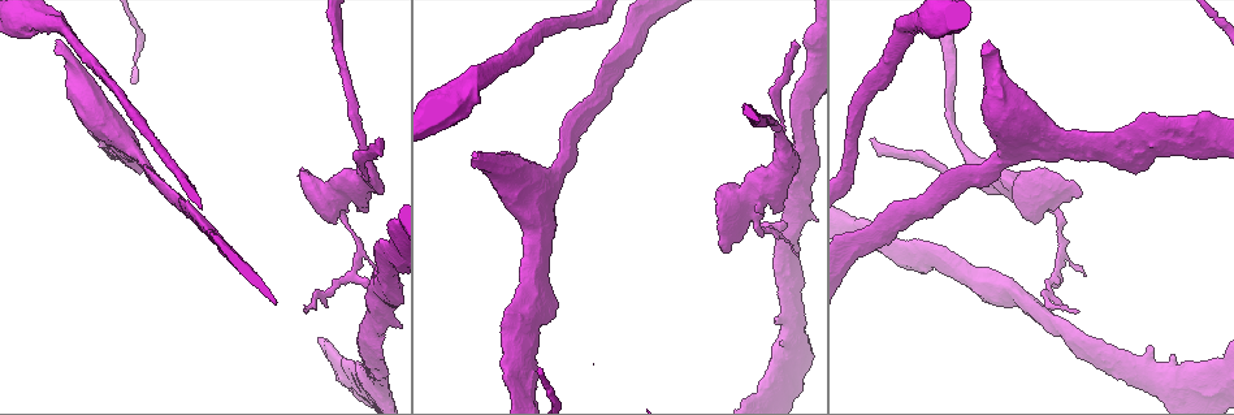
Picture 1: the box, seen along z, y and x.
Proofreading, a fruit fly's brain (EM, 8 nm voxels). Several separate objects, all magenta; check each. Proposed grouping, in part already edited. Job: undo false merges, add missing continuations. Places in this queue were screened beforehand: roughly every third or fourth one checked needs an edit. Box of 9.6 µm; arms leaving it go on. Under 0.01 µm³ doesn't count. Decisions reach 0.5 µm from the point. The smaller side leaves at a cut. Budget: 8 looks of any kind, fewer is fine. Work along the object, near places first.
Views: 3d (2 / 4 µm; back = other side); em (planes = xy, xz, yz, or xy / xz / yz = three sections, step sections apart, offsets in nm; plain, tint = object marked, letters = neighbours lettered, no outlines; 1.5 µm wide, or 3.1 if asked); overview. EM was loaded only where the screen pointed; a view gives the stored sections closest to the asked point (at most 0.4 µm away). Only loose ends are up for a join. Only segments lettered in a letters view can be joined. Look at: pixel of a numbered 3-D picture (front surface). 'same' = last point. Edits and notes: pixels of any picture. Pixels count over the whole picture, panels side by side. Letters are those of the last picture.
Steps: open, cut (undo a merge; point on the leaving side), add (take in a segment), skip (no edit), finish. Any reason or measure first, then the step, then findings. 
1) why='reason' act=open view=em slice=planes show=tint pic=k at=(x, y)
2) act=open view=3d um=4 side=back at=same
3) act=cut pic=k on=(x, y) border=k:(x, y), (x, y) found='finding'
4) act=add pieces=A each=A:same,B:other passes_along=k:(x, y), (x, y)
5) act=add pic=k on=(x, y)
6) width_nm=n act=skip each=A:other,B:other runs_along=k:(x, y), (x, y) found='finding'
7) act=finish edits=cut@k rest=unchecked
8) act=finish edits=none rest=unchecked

why='free end' act=open view=3d um=2 pic=1 at=(59, 41)

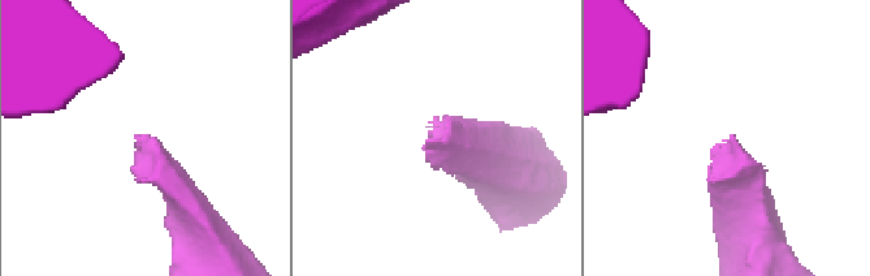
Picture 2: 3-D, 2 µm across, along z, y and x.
why='need the tissue' act=open view=em slice=xz step=4 show=letters pic=2 at=(734, 138)

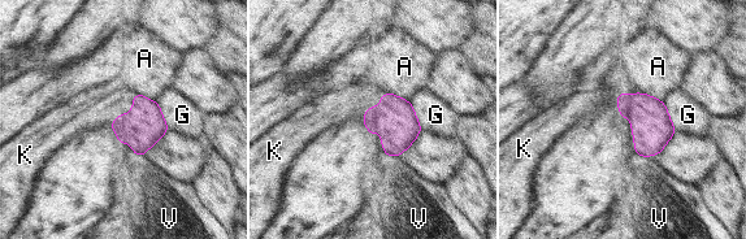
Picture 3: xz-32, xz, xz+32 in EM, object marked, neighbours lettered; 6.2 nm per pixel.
act=add pieces=K each=A:other,G:other,K:same,V:other passes_along=3:(144, 126), (129, 113), (98, 107) found='it goes on there'

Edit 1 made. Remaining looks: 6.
why='redraw' act=open view=overview

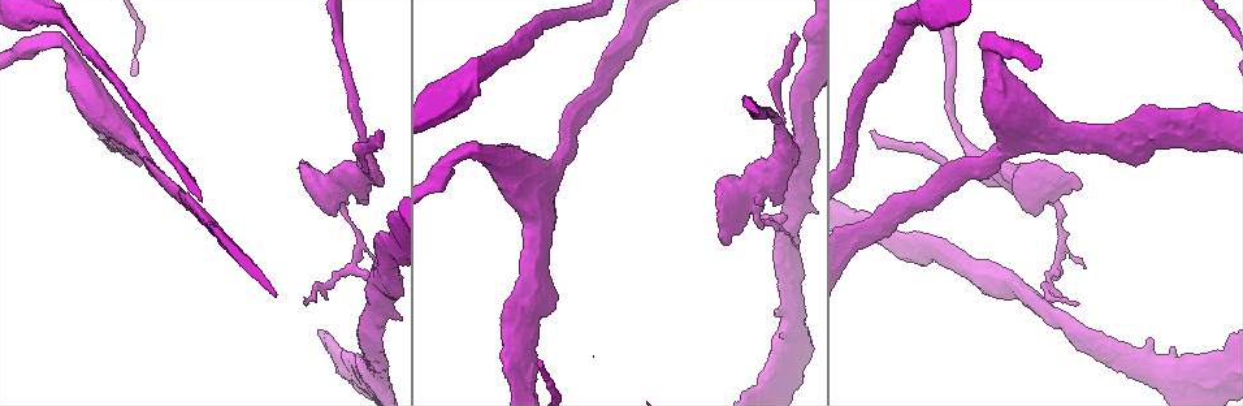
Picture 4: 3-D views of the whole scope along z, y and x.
why='tapers out' act=open view=3d um=4 pic=4 at=(796, 35)

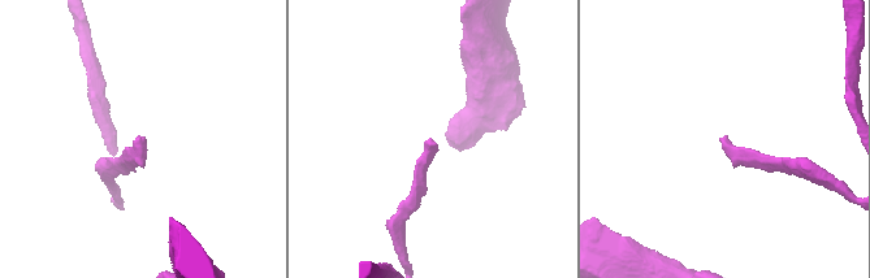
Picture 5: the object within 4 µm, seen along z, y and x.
why='need the tissue' act=open view=em slice=planes show=letters pic=5 at=(724, 138)

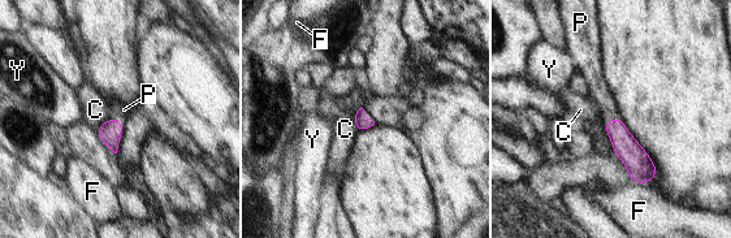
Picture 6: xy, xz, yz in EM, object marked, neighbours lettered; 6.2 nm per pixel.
act=add pieces=P each=C:other,F:other,P:same,Y:other found='the neuron continues'

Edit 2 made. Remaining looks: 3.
act=finish edits=add@3,add@6 rest=unchecked

